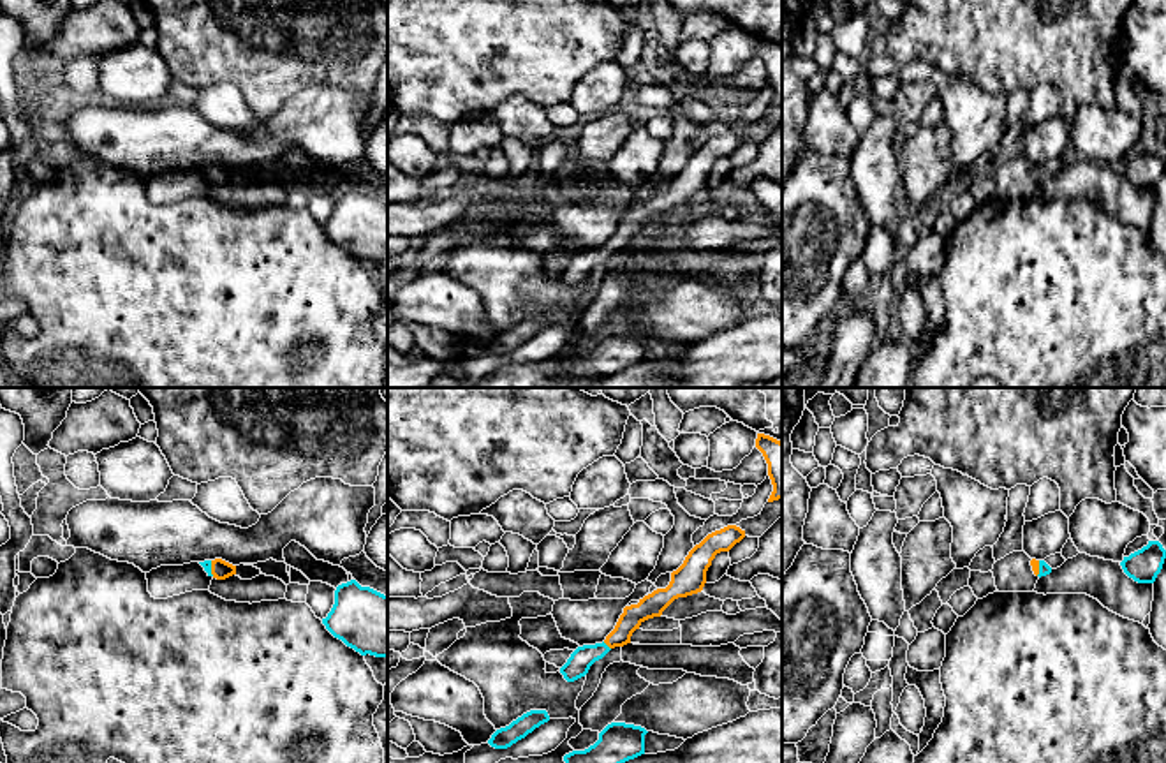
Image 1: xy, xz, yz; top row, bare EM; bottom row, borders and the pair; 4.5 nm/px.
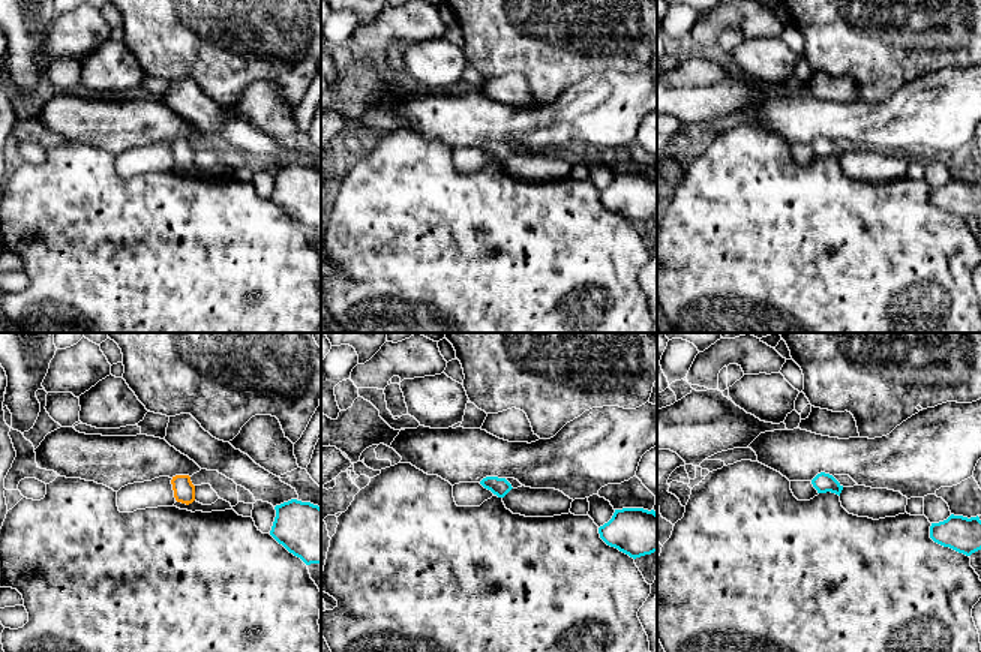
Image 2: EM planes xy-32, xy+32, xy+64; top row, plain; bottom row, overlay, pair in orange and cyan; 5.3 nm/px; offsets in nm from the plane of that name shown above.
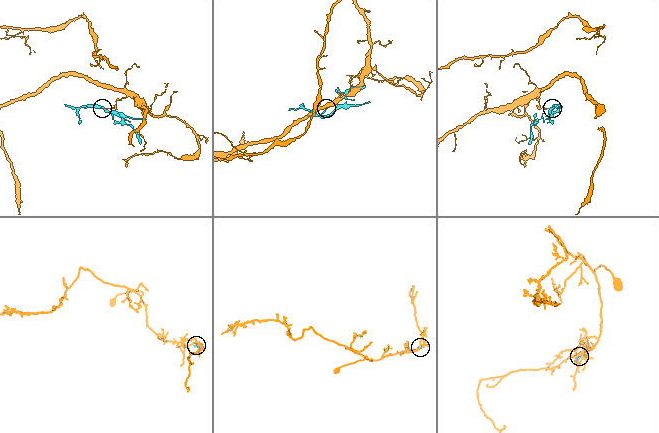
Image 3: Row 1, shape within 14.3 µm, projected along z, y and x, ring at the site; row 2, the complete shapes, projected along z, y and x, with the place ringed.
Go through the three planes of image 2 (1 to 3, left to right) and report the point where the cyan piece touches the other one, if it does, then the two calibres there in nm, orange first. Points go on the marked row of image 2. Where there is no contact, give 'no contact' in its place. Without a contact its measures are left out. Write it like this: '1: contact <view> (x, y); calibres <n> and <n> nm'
1: no contact
2: no contact
3: no contact

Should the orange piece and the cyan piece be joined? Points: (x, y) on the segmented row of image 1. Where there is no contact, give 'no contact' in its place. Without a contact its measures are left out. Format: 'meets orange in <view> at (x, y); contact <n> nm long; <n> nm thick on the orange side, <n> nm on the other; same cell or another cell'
meets orange in xz at (606, 644); contact 50 nm long; 100 nm thick on the orange side, 110 nm on the other; another cell

